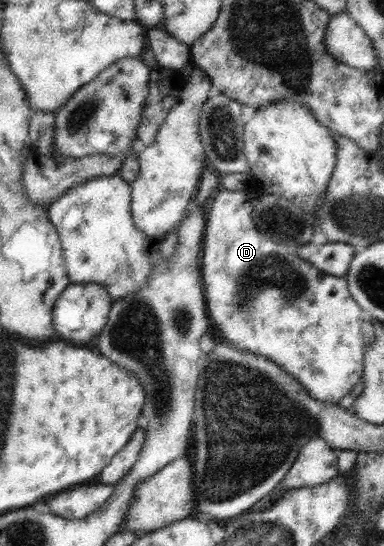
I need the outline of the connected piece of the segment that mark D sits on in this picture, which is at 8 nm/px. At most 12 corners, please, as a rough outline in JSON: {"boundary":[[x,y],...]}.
{"boundary":[[219,187],[199,267],[213,332],[338,405],[363,375],[347,282]]}

